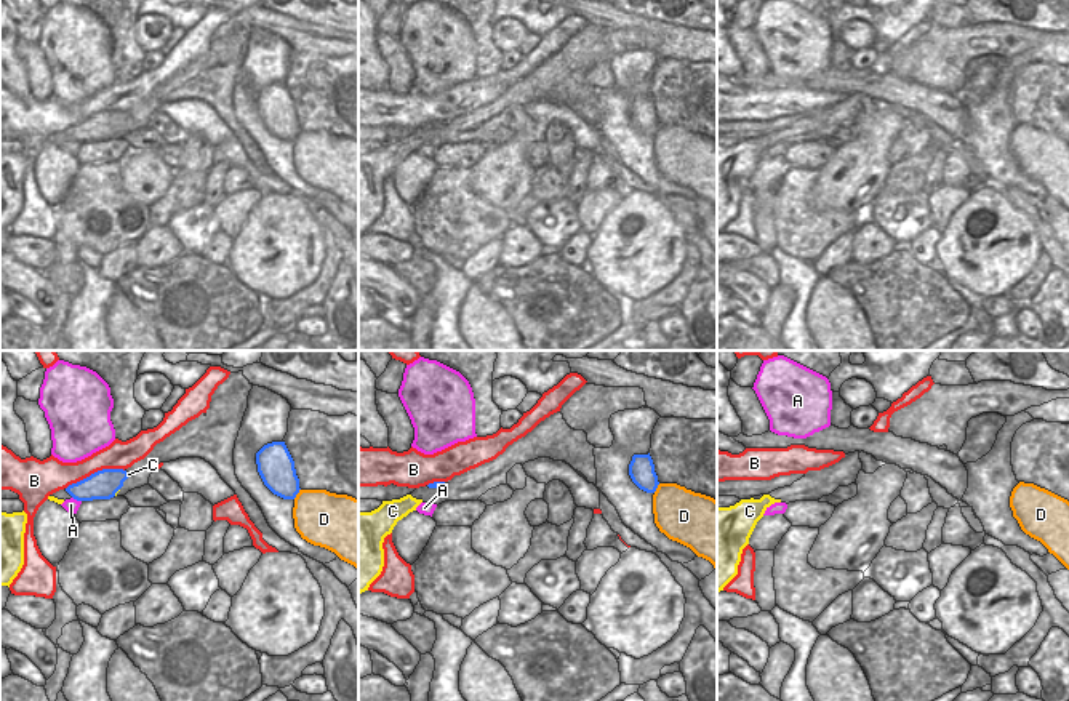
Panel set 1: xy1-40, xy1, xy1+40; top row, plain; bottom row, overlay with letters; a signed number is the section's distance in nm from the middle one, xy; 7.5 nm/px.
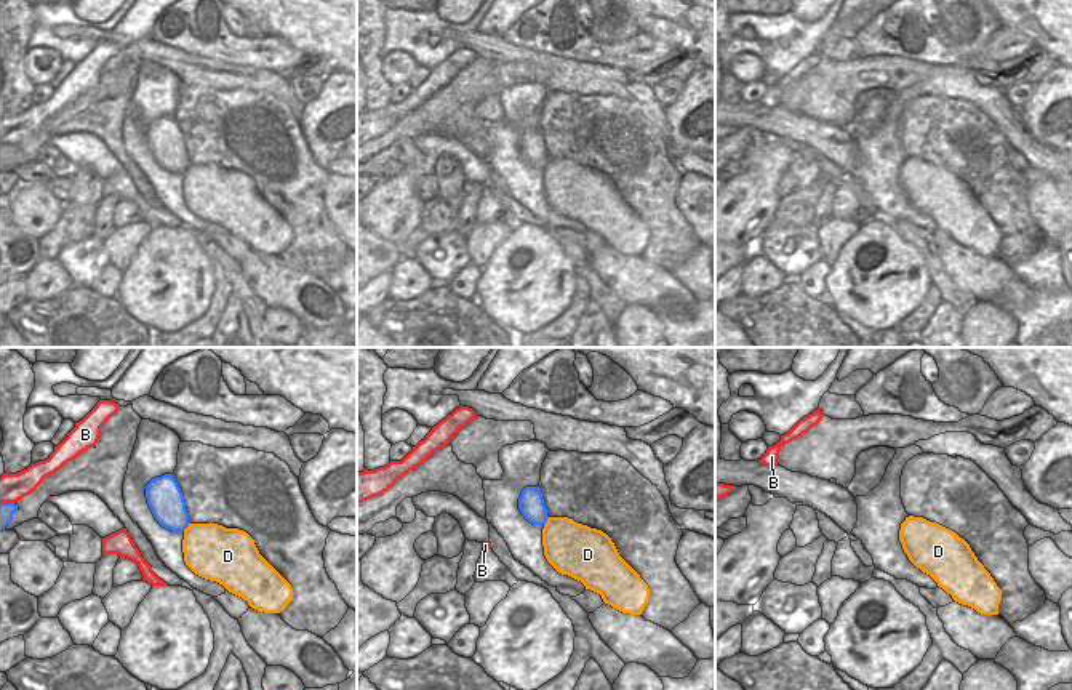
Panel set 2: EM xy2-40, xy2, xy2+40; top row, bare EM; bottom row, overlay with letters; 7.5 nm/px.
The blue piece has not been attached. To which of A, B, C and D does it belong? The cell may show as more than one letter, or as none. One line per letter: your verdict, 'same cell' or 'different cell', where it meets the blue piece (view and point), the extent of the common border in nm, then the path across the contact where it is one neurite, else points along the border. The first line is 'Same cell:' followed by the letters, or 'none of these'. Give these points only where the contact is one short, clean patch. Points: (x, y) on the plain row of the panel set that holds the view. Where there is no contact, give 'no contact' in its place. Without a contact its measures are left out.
Same cell: C
A: different cell; meets blue in xy1-40 at (77, 141); contact 80 nm long; border along xy1-40 (72, 138), (80, 143)
B: different cell; meets blue in xy1-40 at (95, 114); contact 460 nm long
C: same cell; meets blue in xy1-40 at (117, 132); contact 70 nm long
D: different cell; meets blue in xy1-40 at (298, 133); contact 100 nm long; border along xy1-40 (300, 130), (293, 140)

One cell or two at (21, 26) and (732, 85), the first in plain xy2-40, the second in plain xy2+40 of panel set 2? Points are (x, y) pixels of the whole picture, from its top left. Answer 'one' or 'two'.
one

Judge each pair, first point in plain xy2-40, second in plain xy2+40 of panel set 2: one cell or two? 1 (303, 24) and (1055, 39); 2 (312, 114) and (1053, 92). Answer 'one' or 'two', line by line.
1: one
2: one

